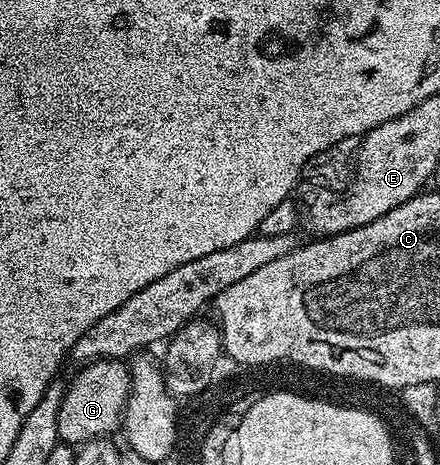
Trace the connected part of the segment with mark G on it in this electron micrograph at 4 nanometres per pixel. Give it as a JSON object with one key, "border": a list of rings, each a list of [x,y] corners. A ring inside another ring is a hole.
{"border":[[[96,359],[93,363],[83,364],[77,371],[80,372],[72,380],[70,378],[67,380],[62,405],[58,409],[58,440],[61,444],[79,445],[91,439],[111,436],[113,434],[111,431],[121,426],[124,406],[128,403],[131,372],[127,362],[119,359]]]}

